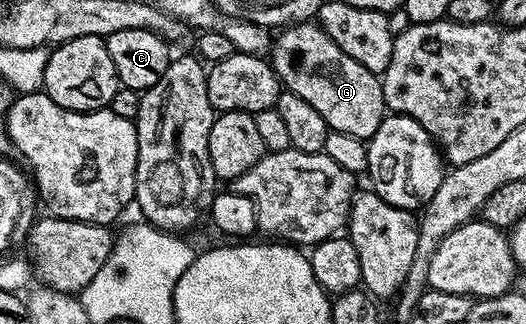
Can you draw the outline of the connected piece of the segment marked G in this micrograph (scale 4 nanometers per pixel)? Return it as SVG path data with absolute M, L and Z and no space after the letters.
M314 22L283 27L273 37L268 59L285 91L296 94L324 118L331 132L343 132L365 142L380 130L380 122L388 114L379 73L364 70L356 58L348 58L328 34Z

